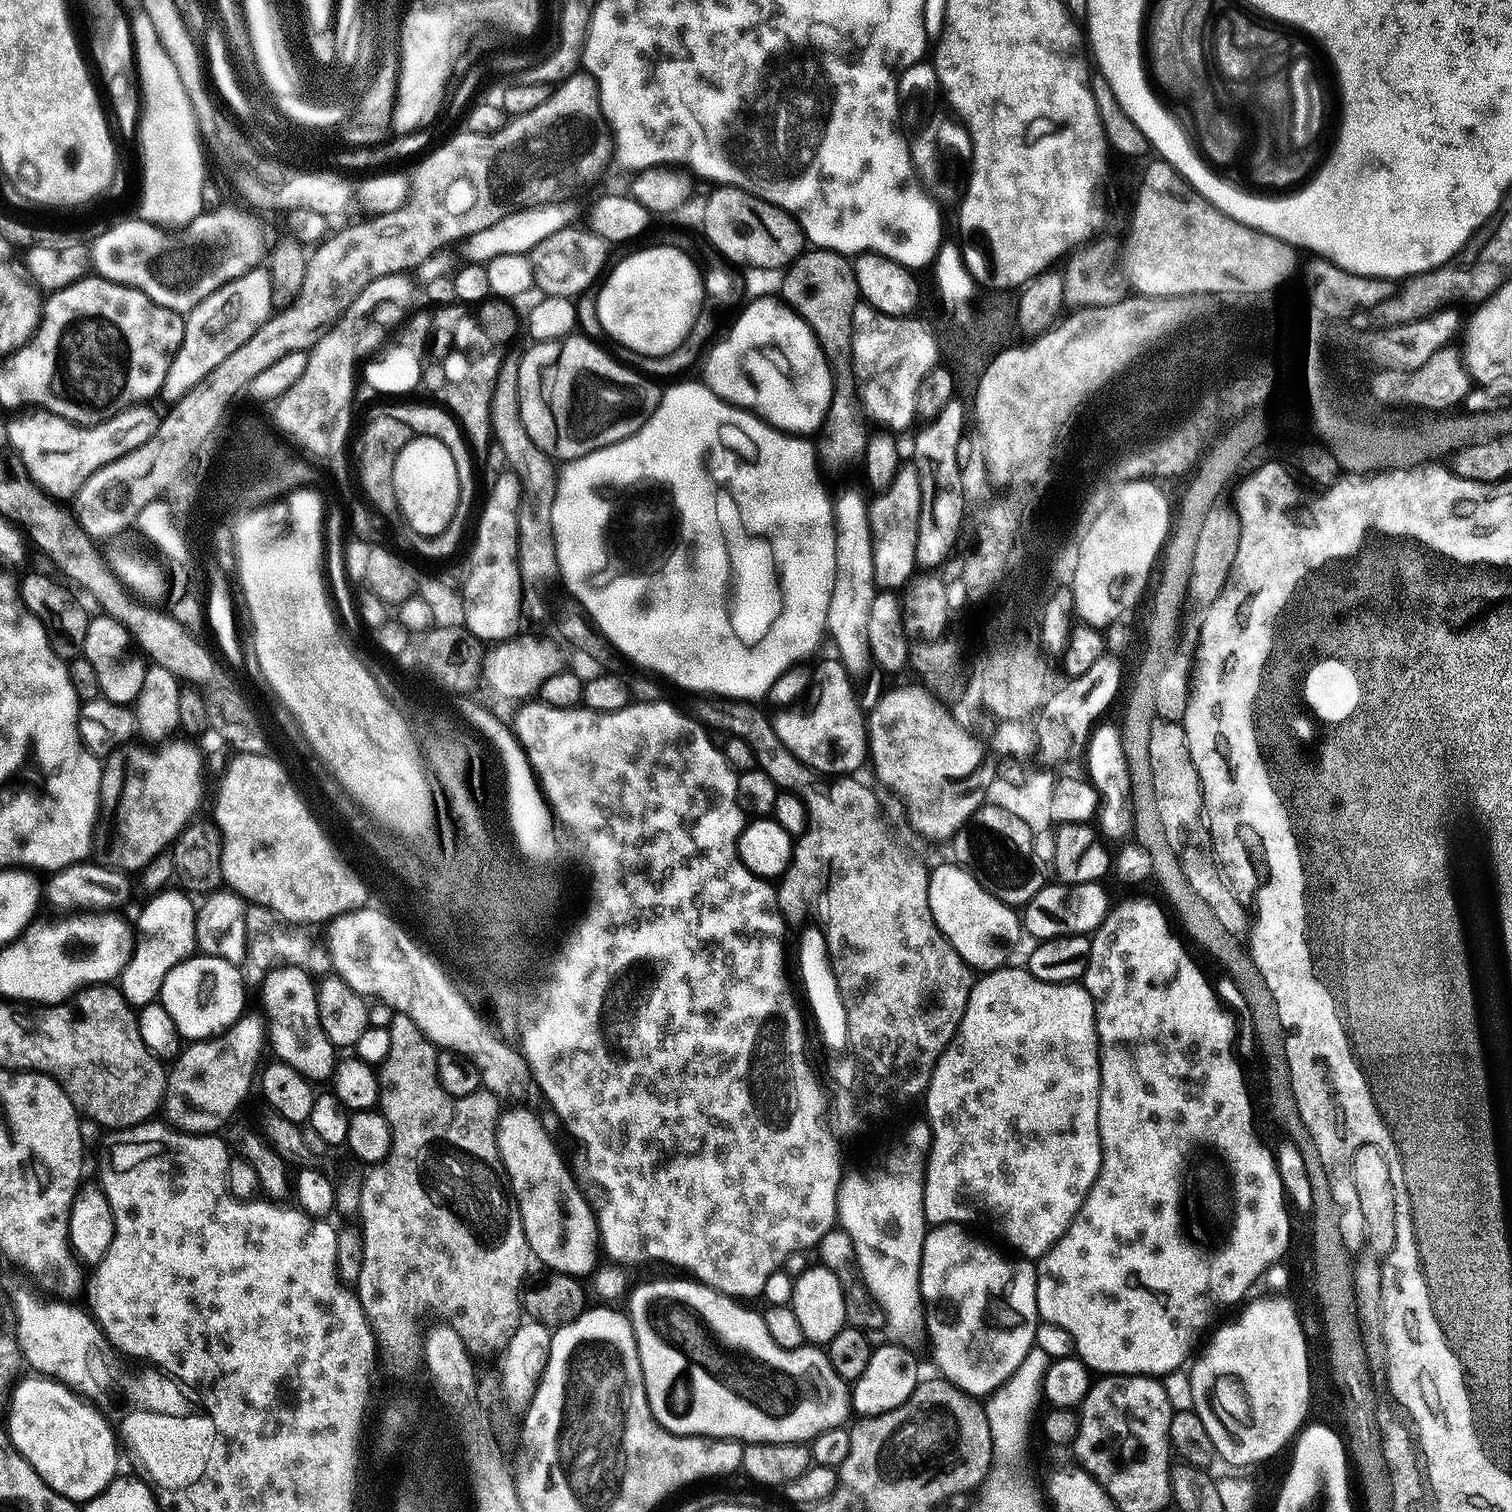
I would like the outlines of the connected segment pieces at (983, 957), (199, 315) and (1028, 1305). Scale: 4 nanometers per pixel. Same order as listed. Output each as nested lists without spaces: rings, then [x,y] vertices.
[[[951,862],[940,864],[929,871],[928,901],[930,914],[938,930],[969,968],[983,974],[1009,963],[1008,951],[1020,934],[1022,936],[1022,920],[1013,905],[994,898],[994,894],[987,892],[969,872]]]
[[[261,266],[252,268],[246,275],[240,275],[232,279],[225,286],[219,287],[214,294],[208,295],[185,315],[182,344],[175,352],[175,356],[170,364],[170,370],[167,371],[163,386],[160,391],[161,398],[167,402],[180,400],[189,392],[193,386],[210,374],[215,366],[223,361],[231,353],[238,350],[242,343],[250,338],[251,334],[257,330],[258,326],[265,323],[273,312],[272,307],[272,287],[268,277],[267,267]]]
[[[938,1224],[924,1234],[920,1263],[920,1298],[924,1301],[926,1340],[940,1367],[939,1375],[977,1398],[987,1398],[1012,1376],[1035,1345],[1036,1265],[1027,1258],[1007,1260],[988,1244],[975,1240],[962,1224]]]

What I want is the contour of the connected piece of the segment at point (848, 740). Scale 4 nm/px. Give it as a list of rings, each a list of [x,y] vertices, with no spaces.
[[[839,659],[824,660],[812,672],[812,683],[799,706],[788,706],[771,717],[772,729],[808,768],[821,774],[856,774],[869,759],[868,729],[865,715],[856,706],[851,677]]]

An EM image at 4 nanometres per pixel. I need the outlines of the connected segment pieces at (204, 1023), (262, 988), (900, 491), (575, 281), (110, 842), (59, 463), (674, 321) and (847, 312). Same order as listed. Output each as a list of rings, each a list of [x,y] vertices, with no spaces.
[[[193,954],[174,966],[169,974],[166,974],[160,987],[158,1000],[174,1020],[175,1028],[178,1029],[181,1037],[187,1041],[195,1042],[212,1036],[223,1035],[226,1029],[235,1024],[245,1013],[246,995],[248,994],[242,972],[237,965],[226,962],[222,958],[214,958],[212,955]]]
[[[282,965],[265,974],[258,987],[260,1004],[264,1007],[263,1019],[266,1021],[266,1040],[277,1061],[289,1064],[309,1081],[327,1081],[336,1068],[338,1049],[326,1038],[322,1022],[318,1018],[316,1001],[317,985],[305,967]]]
[[[912,462],[901,463],[894,480],[871,497],[868,506],[869,534],[872,535],[874,578],[880,590],[900,590],[907,585],[917,571],[915,542],[918,539],[919,506],[922,495],[919,490],[918,472]]]
[[[569,226],[558,230],[558,234],[550,234],[550,238],[542,238],[542,242],[538,242],[538,246],[534,246],[530,254],[534,270],[534,285],[537,289],[541,288],[539,291],[545,296],[579,297],[579,292],[586,291],[592,283],[595,285],[601,279],[609,263],[608,241],[594,234],[586,226],[576,227]]]
[[[165,742],[153,750],[146,746],[121,746],[115,752],[108,753],[100,774],[100,814],[96,817],[92,837],[95,863],[106,868],[117,868],[125,874],[139,873],[159,852],[167,851],[182,829],[197,815],[195,812],[199,810],[200,799],[204,796],[200,752],[192,745],[195,743],[176,743]]]
[[[141,402],[93,425],[70,423],[60,415],[32,408],[15,413],[15,417],[8,420],[8,440],[26,466],[28,476],[49,496],[67,500],[75,497],[82,482],[95,470],[137,449],[156,435],[161,413],[152,406]]]
[[[668,244],[632,252],[625,260],[614,264],[611,265],[612,273],[610,268],[599,285],[600,293],[596,296],[597,322],[604,327],[604,332],[610,339],[617,340],[622,347],[629,348],[640,356],[651,358],[670,354],[670,350],[678,347],[686,338],[686,334],[690,334],[704,306],[704,278],[701,269],[696,269],[695,262],[682,249],[671,248]]]
[[[813,247],[801,252],[783,269],[781,276],[784,277],[780,280],[779,299],[800,315],[806,326],[810,326],[832,372],[832,401],[815,441],[819,463],[825,469],[859,465],[864,459],[870,428],[864,425],[866,413],[852,369],[852,315],[854,306],[861,299],[852,260],[842,252]]]

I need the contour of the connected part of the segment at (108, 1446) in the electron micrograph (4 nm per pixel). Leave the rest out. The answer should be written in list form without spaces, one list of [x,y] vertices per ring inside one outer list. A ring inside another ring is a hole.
[[[39,1374],[26,1376],[13,1387],[7,1405],[6,1427],[12,1445],[55,1492],[77,1502],[92,1500],[118,1475],[117,1433],[112,1433],[107,1418],[95,1403],[85,1400],[68,1385]]]

